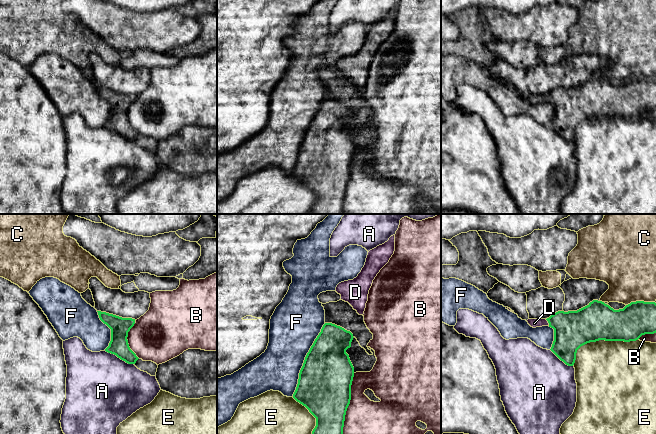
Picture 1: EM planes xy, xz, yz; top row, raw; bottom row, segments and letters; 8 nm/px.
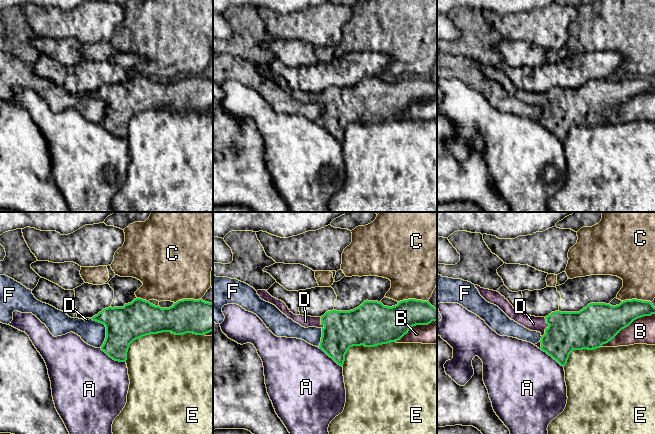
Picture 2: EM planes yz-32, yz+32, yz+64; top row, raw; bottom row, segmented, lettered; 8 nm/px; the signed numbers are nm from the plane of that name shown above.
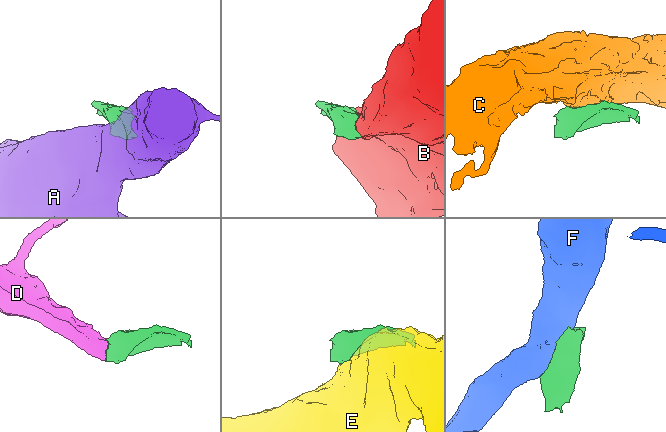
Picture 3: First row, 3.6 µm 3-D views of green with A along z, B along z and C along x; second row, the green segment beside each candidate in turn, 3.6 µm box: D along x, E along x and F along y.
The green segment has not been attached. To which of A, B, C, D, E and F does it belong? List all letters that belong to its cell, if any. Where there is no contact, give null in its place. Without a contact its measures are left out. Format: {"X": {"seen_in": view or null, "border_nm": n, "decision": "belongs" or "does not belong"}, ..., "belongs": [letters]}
{"A": {"seen_in": "xy", "border_nm": 260, "decision": "does not belong"}, "B": {"seen_in": "xz", "border_nm": 550, "decision": "does not belong"}, "C": {"seen_in": "yz", "border_nm": 240, "decision": "does not belong"}, "D": {"seen_in": "yz", "border_nm": 70, "decision": "belongs"}, "E": {"seen_in": "yz", "border_nm": 550, "decision": "does not belong"}, "F": {"seen_in": "xz", "border_nm": 650, "decision": "does not belong"}, "belongs": ["D"]}

